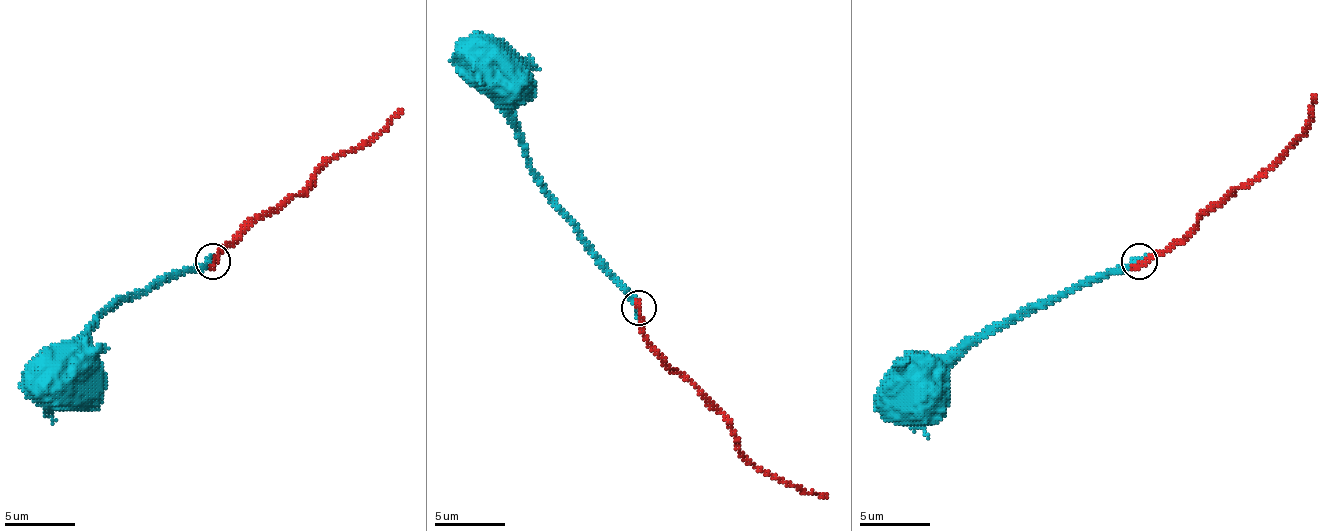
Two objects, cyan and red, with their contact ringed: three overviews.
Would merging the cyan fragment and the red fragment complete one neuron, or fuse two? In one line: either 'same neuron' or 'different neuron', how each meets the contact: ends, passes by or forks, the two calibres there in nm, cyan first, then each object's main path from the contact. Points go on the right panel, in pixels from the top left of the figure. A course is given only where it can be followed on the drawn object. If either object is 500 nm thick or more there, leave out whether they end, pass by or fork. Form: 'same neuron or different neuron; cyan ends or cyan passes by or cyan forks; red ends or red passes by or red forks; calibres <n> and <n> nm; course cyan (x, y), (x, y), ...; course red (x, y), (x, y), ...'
different neuron; cyan ends; red ends; calibres 360 and 260 nm; course cyan (1138, 262), (1032, 304), (1004, 326), (983, 330), (938, 356), (910, 385); course red (1138, 262), (1156, 258), (1180, 243), (1204, 214), (1283, 154), (1306, 128), (1315, 95)

